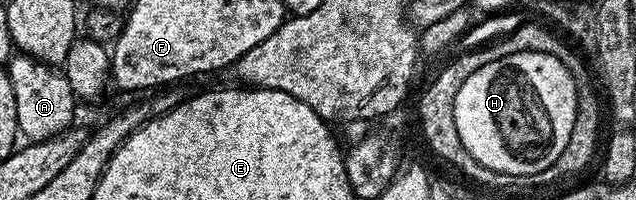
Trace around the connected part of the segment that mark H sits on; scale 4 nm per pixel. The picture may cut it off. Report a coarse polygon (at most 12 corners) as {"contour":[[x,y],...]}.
{"contour":[[559,57],[475,69],[453,112],[465,151],[504,175],[563,153],[577,86]]}

